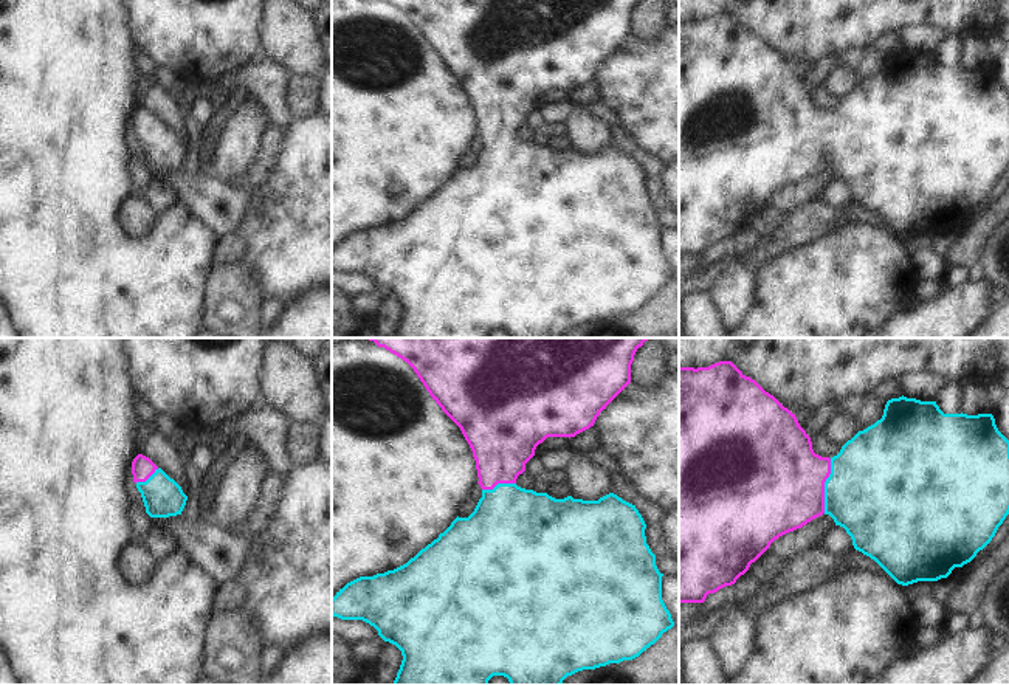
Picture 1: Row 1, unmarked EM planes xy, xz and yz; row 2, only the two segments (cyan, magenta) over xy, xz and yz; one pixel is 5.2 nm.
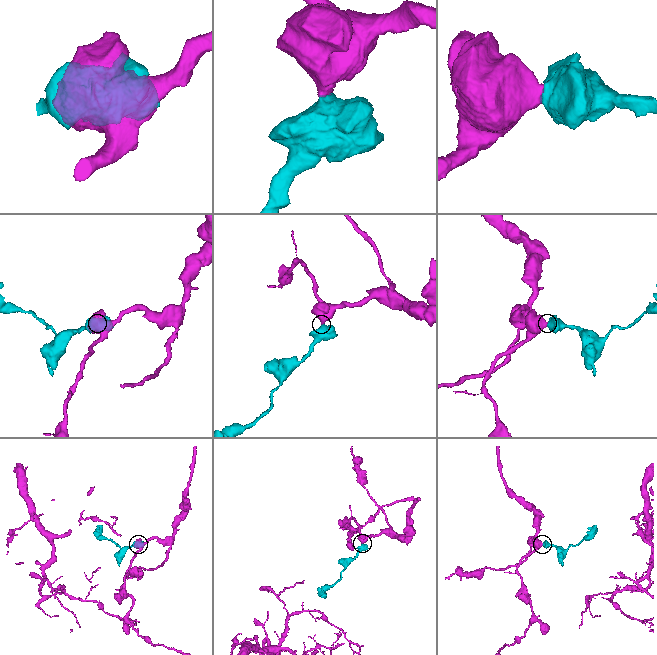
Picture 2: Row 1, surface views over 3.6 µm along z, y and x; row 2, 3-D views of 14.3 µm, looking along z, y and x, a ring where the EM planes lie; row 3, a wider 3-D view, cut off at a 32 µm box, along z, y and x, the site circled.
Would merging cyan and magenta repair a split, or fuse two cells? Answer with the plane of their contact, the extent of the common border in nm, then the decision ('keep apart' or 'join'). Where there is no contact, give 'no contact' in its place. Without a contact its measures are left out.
yz | 280 nm | join

